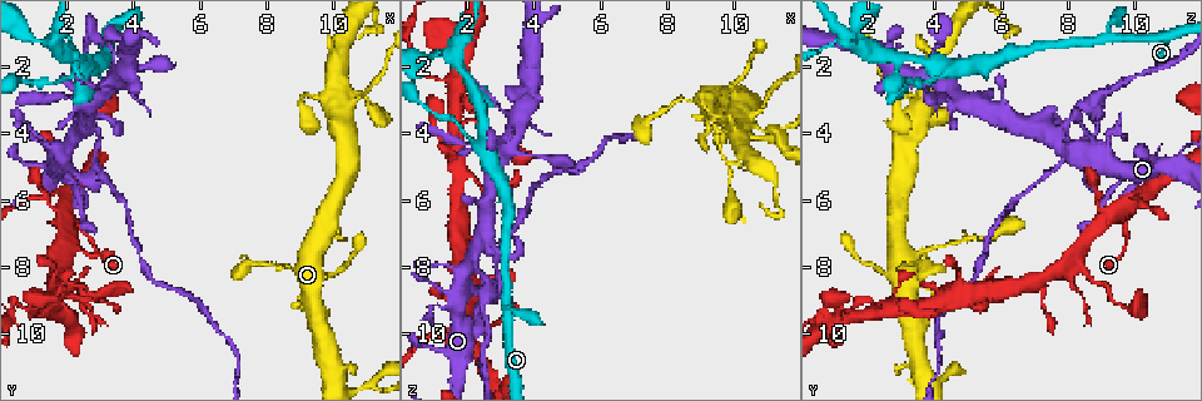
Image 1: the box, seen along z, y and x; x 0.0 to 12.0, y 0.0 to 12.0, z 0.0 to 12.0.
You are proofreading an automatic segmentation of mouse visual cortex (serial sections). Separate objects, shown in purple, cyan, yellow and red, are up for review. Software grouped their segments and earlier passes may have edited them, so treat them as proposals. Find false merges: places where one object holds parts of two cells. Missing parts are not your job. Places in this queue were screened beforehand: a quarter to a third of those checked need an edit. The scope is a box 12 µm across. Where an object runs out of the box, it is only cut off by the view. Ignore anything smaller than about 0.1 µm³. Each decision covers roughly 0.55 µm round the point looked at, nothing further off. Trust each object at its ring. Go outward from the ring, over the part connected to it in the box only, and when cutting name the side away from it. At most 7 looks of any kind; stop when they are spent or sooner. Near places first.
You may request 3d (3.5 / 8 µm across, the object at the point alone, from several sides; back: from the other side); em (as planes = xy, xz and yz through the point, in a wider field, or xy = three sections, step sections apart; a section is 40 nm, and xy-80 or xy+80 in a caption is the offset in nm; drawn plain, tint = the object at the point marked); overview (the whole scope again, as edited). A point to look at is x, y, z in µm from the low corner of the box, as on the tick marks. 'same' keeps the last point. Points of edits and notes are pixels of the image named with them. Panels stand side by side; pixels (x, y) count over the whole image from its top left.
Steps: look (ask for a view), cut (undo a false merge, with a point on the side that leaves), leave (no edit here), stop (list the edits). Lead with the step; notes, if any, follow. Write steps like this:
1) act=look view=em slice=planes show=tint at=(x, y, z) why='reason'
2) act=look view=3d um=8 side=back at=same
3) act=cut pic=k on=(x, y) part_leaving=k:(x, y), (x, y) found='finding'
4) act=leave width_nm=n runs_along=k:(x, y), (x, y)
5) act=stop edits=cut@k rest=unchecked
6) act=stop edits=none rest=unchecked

act=look view=3d um=3.5 at=(2.6, 3.1, 8.7) why='three-way junction'

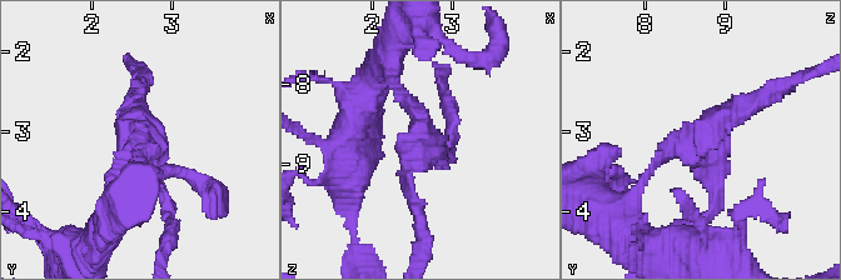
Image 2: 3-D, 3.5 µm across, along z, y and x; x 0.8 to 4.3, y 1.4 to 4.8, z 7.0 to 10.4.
act=look view=em slice=planes show=tint at=(2.65, 3.20, 8.75)

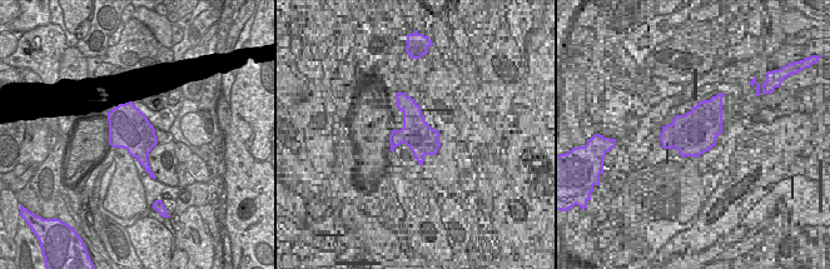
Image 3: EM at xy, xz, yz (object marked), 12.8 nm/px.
act=cut pic=2 on=(720, 131) found='two cells meet here'

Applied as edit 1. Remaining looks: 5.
act=look view=3d um=8 at=(2.4, 6.7, 9.6) why='arms part here'

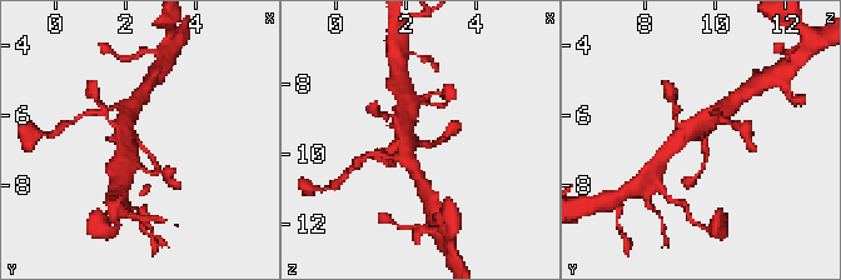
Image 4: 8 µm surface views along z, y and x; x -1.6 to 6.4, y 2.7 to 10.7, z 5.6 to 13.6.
act=look view=em slice=planes show=tint at=(2.4, 6.9, 9.7) why='now the EM'

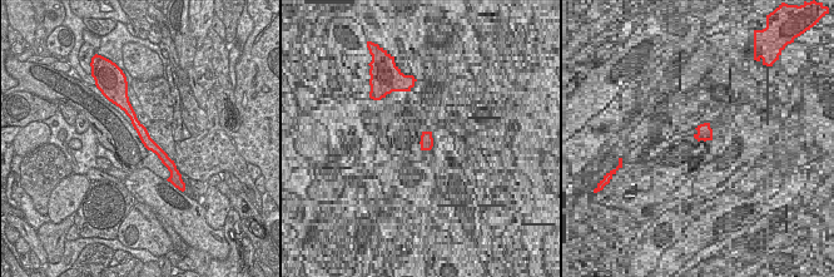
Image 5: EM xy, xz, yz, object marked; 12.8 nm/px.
act=leave runs_along=5:(122, 104), (172, 164) found='all the same cell'

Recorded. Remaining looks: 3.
act=look view=3d um=3.5 at=(1.4, 1.3, 1.7) why='abrupt turn'

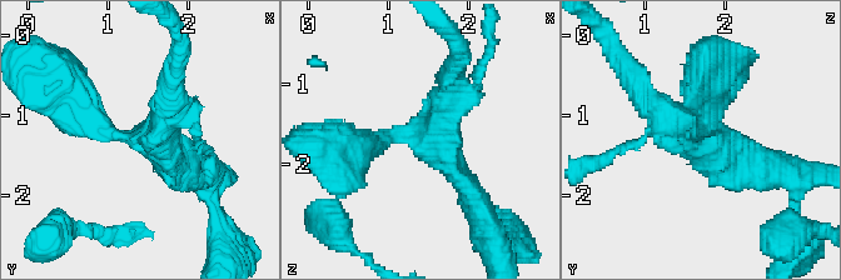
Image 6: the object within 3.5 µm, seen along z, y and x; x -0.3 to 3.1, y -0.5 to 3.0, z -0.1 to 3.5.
act=leave arm_widths_nm=200,250,300,300 runs_along=6:(195, 168), (83, 110) found='all the same cell'

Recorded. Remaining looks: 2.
act=stop edits=cut@2 rest=unchecked

